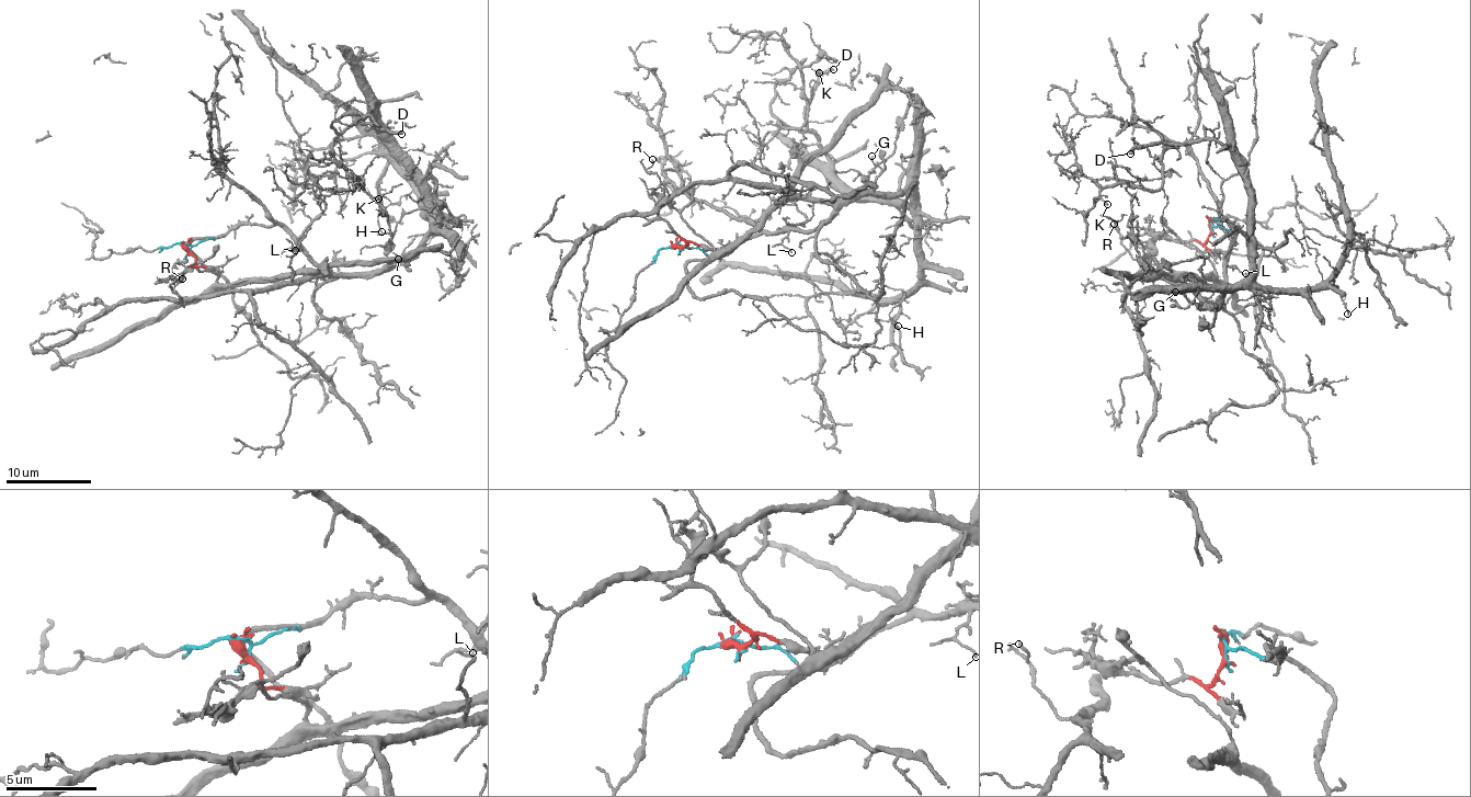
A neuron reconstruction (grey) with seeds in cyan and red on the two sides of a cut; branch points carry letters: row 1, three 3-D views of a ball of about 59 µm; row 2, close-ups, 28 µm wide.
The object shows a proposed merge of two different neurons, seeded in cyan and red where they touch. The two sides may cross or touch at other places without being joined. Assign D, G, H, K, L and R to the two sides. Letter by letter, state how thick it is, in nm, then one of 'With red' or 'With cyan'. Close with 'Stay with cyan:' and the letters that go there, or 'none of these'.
D: Thickness 320 nm. With cyan
G: Thickness 110 nm. With cyan
H: Thickness 110 nm. With cyan
K: Thickness 130 nm. With cyan
L: Thickness 100 nm. With cyan
R: Thickness 130 nm. With cyan
Stay with cyan: D, G, H, K, L, R

